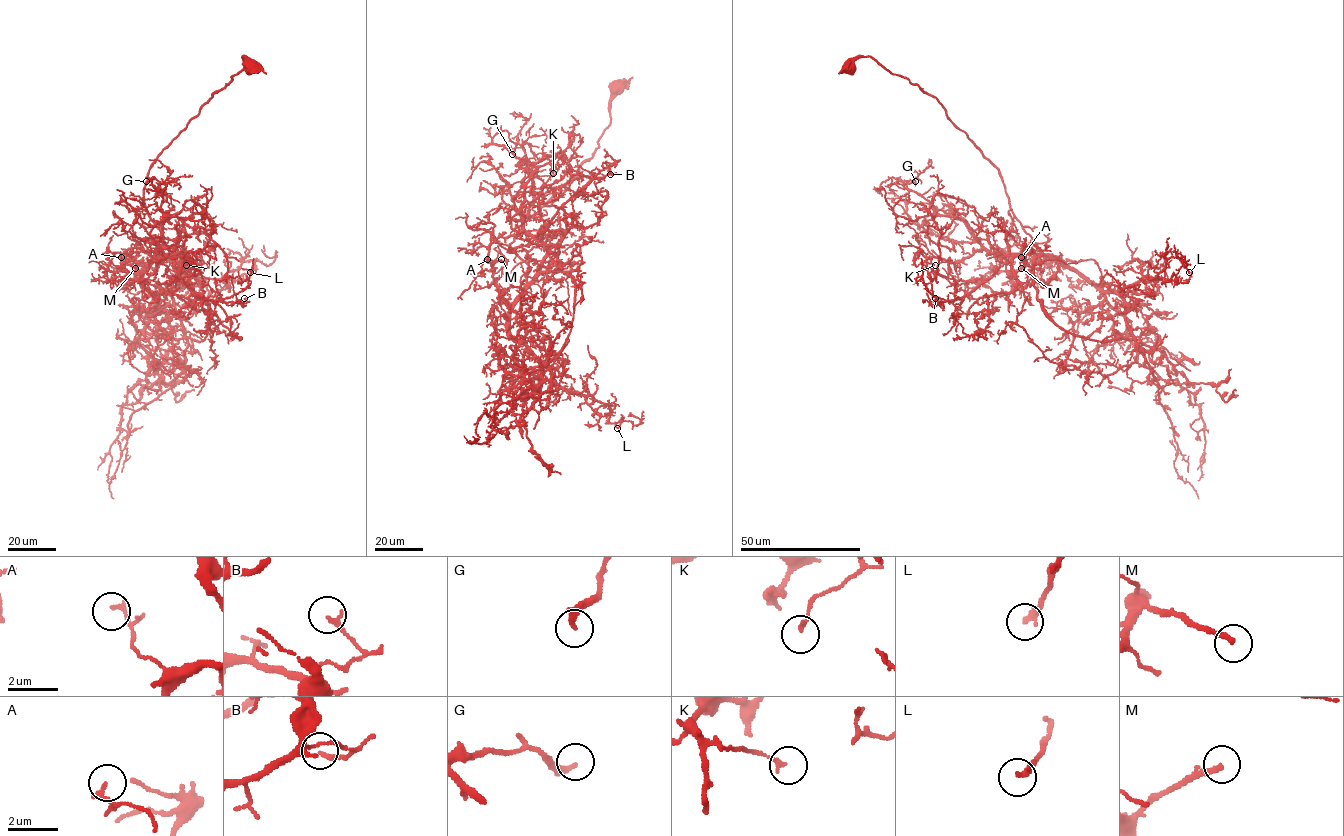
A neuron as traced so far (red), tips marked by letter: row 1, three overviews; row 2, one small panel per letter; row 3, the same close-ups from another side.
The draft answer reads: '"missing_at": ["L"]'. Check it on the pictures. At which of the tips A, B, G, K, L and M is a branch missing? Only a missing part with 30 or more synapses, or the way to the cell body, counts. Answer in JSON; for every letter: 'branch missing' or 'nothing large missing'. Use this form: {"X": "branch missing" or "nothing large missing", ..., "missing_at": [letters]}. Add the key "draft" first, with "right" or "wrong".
{"draft": "wrong", "A": "nothing large missing", "B": "nothing large missing", "G": "nothing large missing", "K": "nothing large missing", "L": "nothing large missing", "M": "branch missing", "missing_at": ["M"]}

